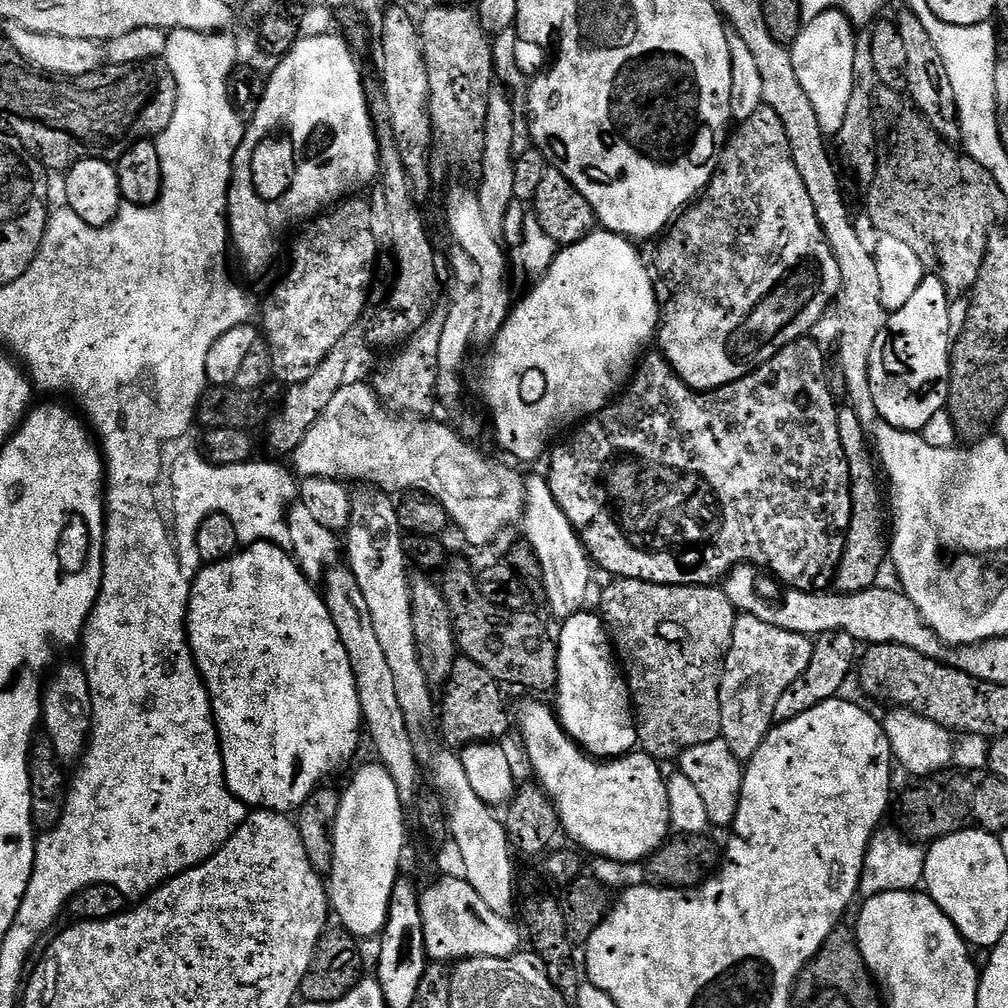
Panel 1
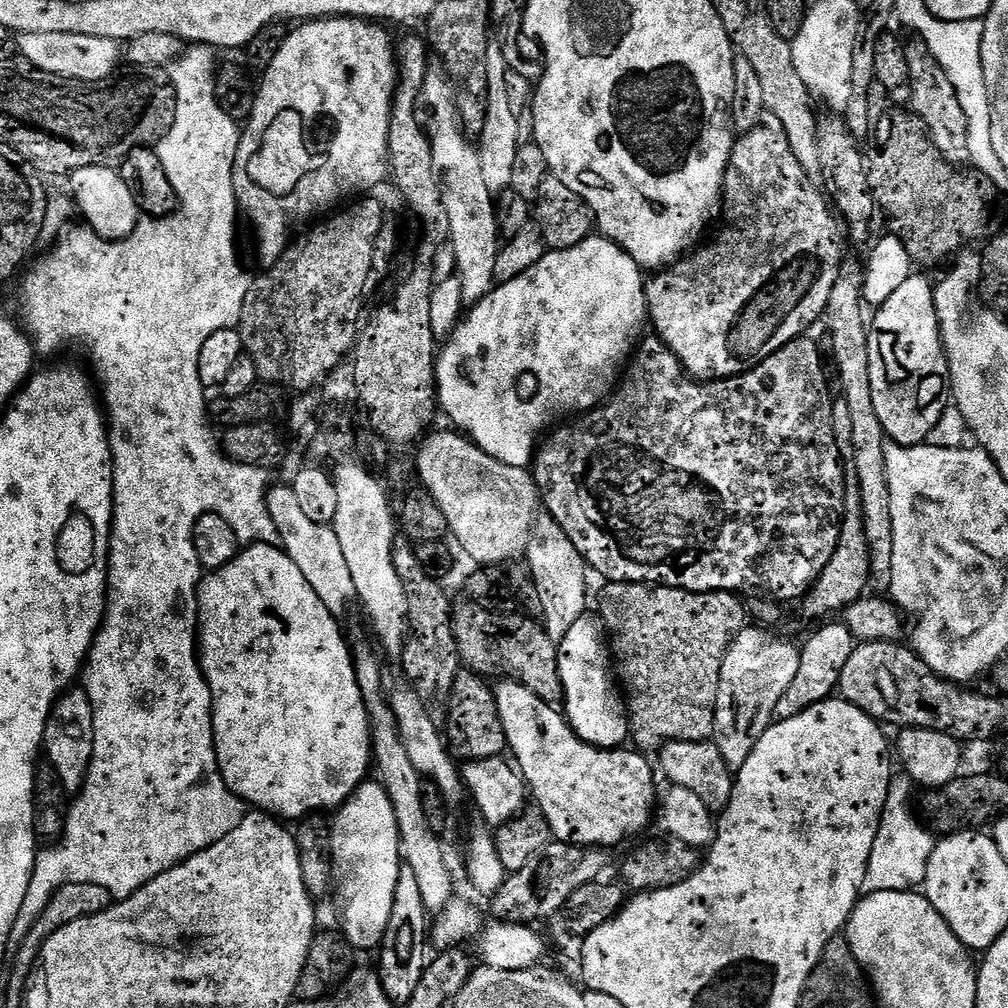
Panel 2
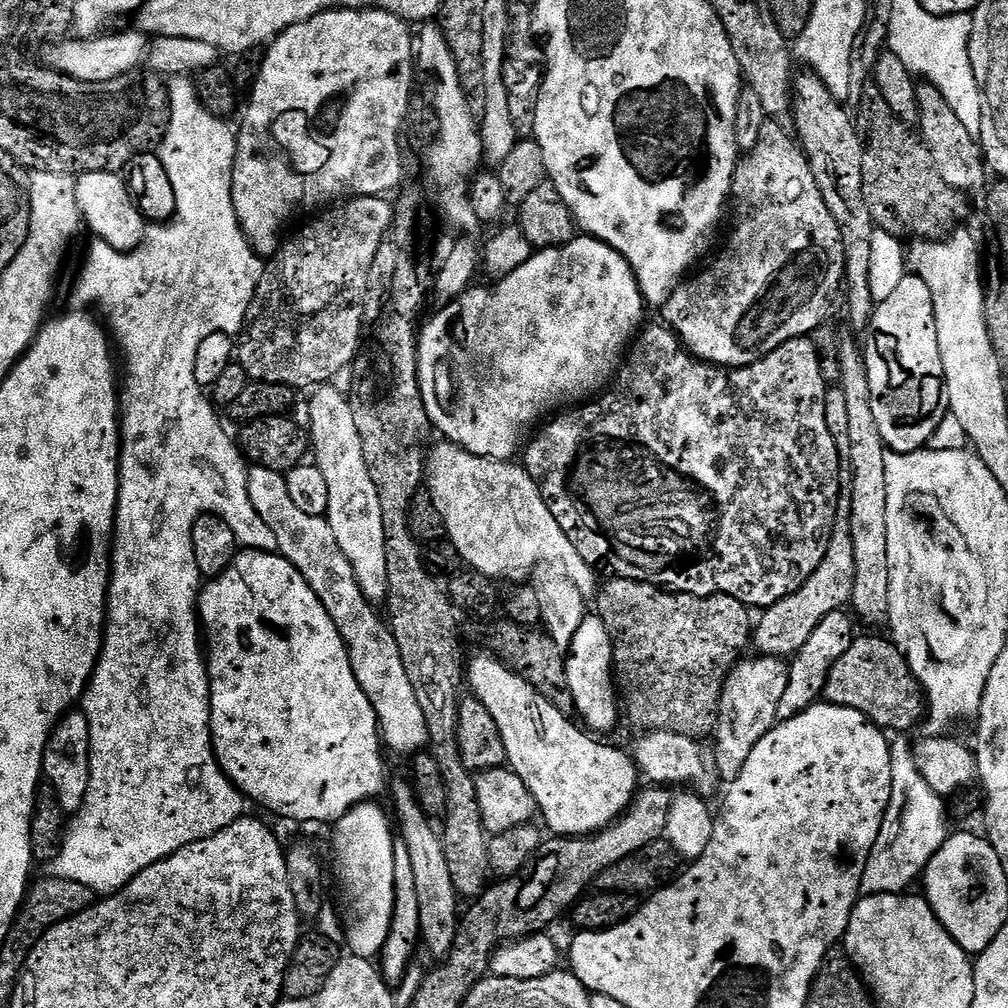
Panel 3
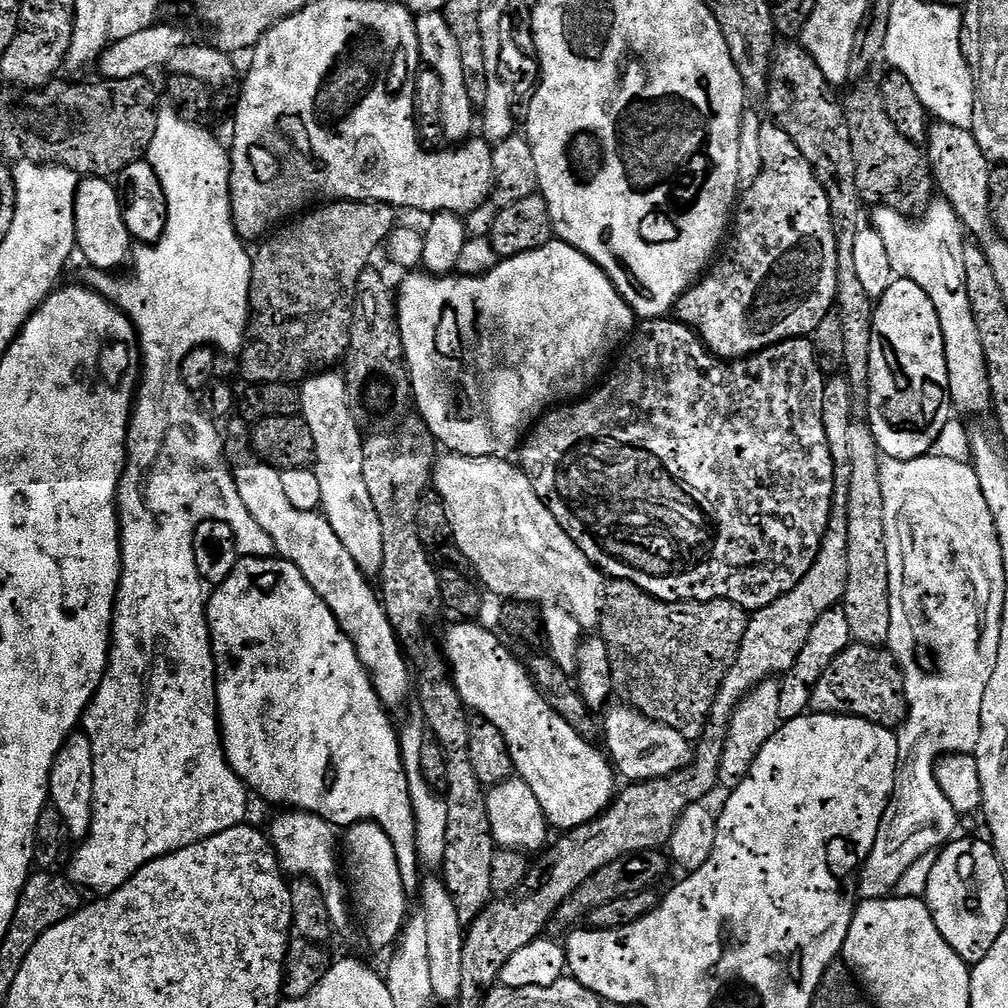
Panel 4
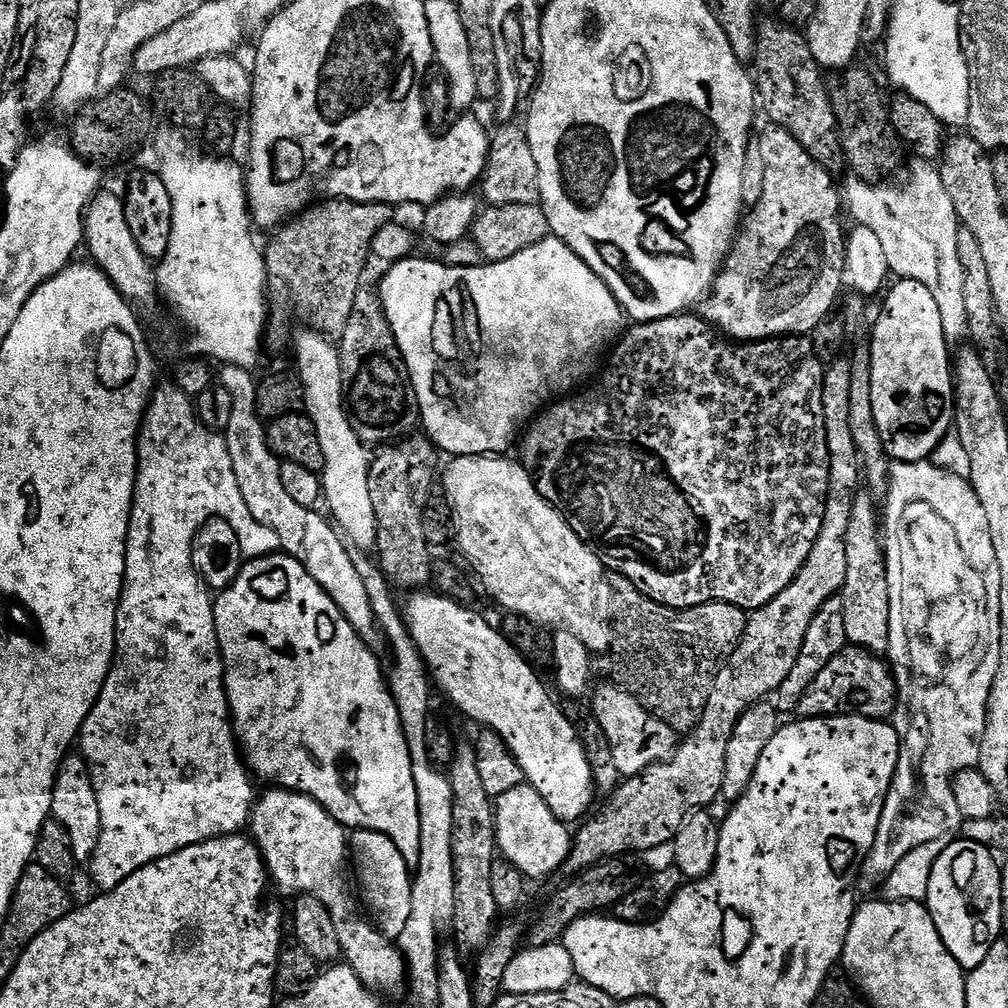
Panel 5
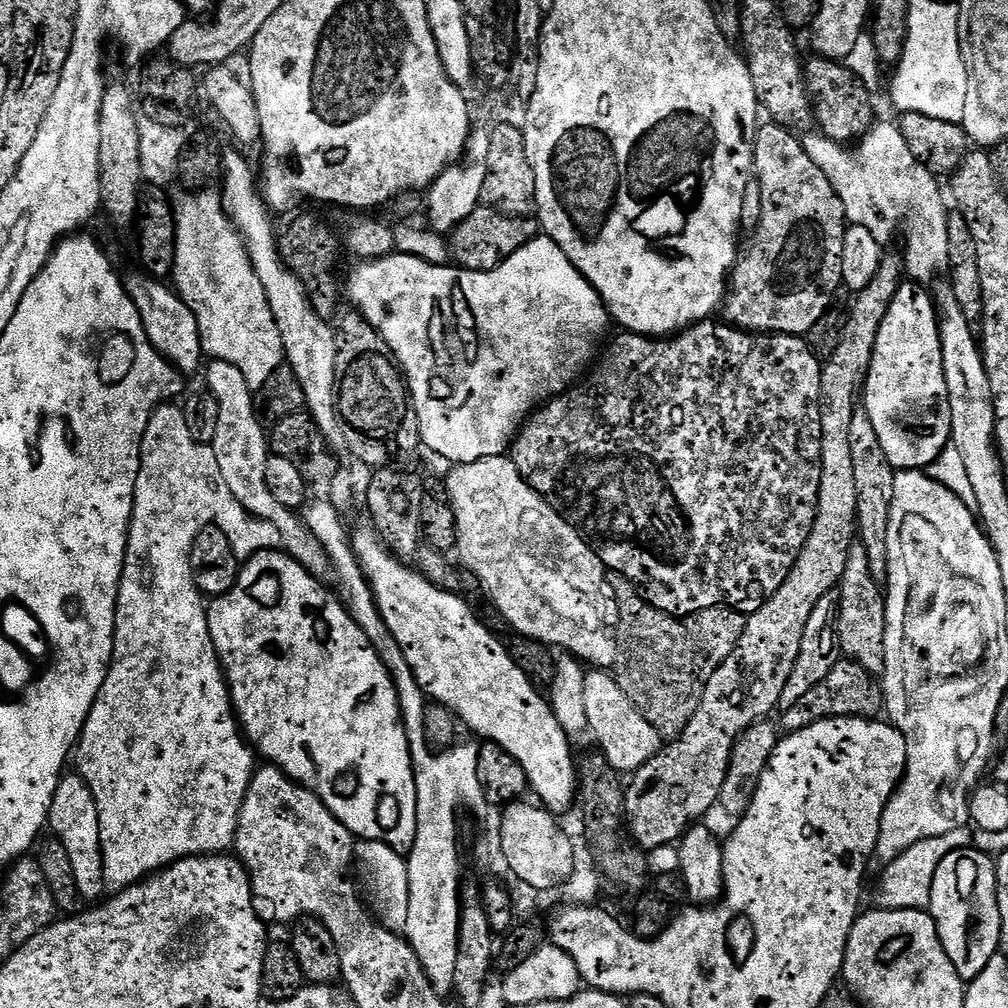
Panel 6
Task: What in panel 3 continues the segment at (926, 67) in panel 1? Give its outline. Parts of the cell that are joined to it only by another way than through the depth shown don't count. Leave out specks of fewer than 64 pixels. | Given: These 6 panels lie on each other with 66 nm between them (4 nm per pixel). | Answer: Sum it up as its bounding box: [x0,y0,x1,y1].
[916,83,986,194]

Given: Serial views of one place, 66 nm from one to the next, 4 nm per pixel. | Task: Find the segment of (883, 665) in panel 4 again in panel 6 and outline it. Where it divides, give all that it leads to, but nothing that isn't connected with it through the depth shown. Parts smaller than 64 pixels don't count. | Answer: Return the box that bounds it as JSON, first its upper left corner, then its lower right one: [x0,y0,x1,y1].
[778,658,884,733]

